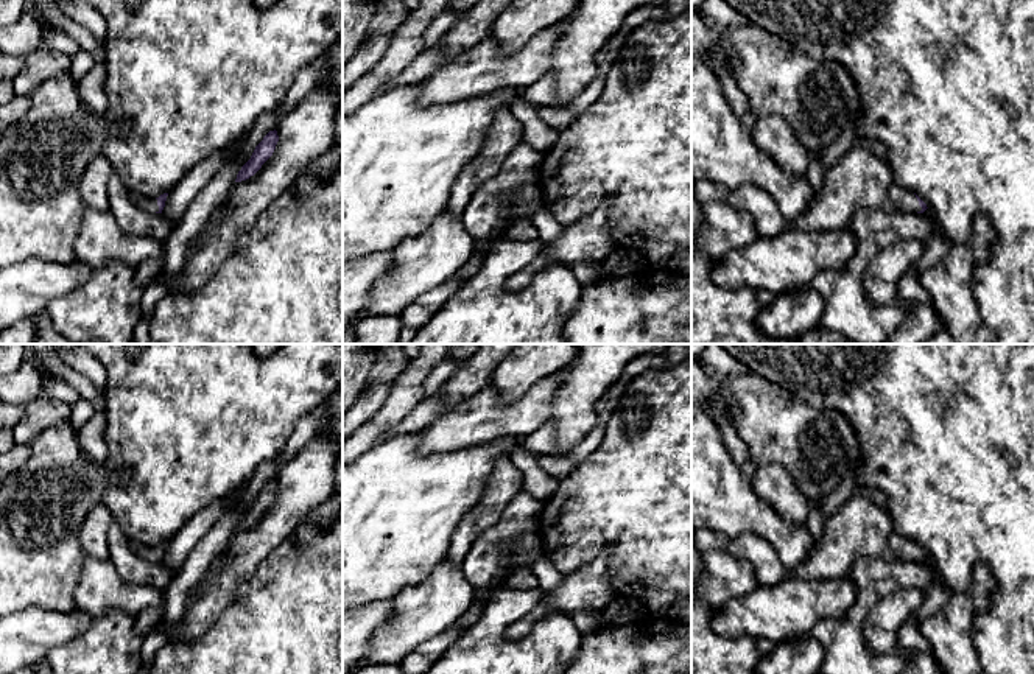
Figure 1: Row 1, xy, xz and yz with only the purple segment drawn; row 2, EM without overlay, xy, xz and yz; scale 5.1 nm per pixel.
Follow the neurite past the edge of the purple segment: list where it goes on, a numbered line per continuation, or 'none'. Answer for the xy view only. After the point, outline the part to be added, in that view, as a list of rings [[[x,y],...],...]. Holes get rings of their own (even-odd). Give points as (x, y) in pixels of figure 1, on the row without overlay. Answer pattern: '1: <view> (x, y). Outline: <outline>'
1: xy (148, 553). Outline: [[[134,540],[129,542],[129,548],[137,556],[140,556],[142,559],[146,559],[146,560],[151,560],[151,562],[159,560],[157,548],[145,546],[145,545],[134,542]]]

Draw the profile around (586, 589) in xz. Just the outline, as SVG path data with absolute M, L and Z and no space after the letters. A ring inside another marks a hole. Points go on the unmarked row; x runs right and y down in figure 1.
M612 548L603 553L590 563L564 574L559 587L545 593L540 602L525 616L506 629L509 640L525 637L539 621L551 612L572 615L578 610L603 612L617 596L609 584L609 559Z

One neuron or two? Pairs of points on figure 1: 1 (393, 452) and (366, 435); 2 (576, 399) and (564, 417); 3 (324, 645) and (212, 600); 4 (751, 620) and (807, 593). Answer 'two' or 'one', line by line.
1: two
2: one
3: two
4: one

